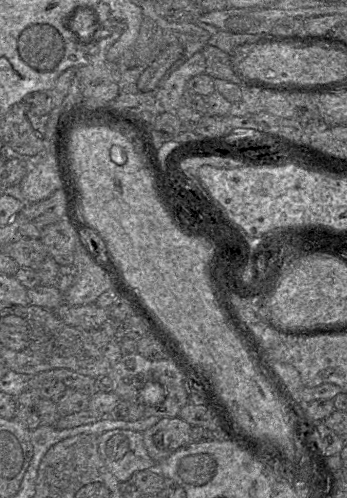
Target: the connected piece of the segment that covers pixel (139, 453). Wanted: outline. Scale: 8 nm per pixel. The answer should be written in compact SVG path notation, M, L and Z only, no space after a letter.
M113 429L97 436L99 454L119 482L129 481L138 471L156 468L141 432Z

